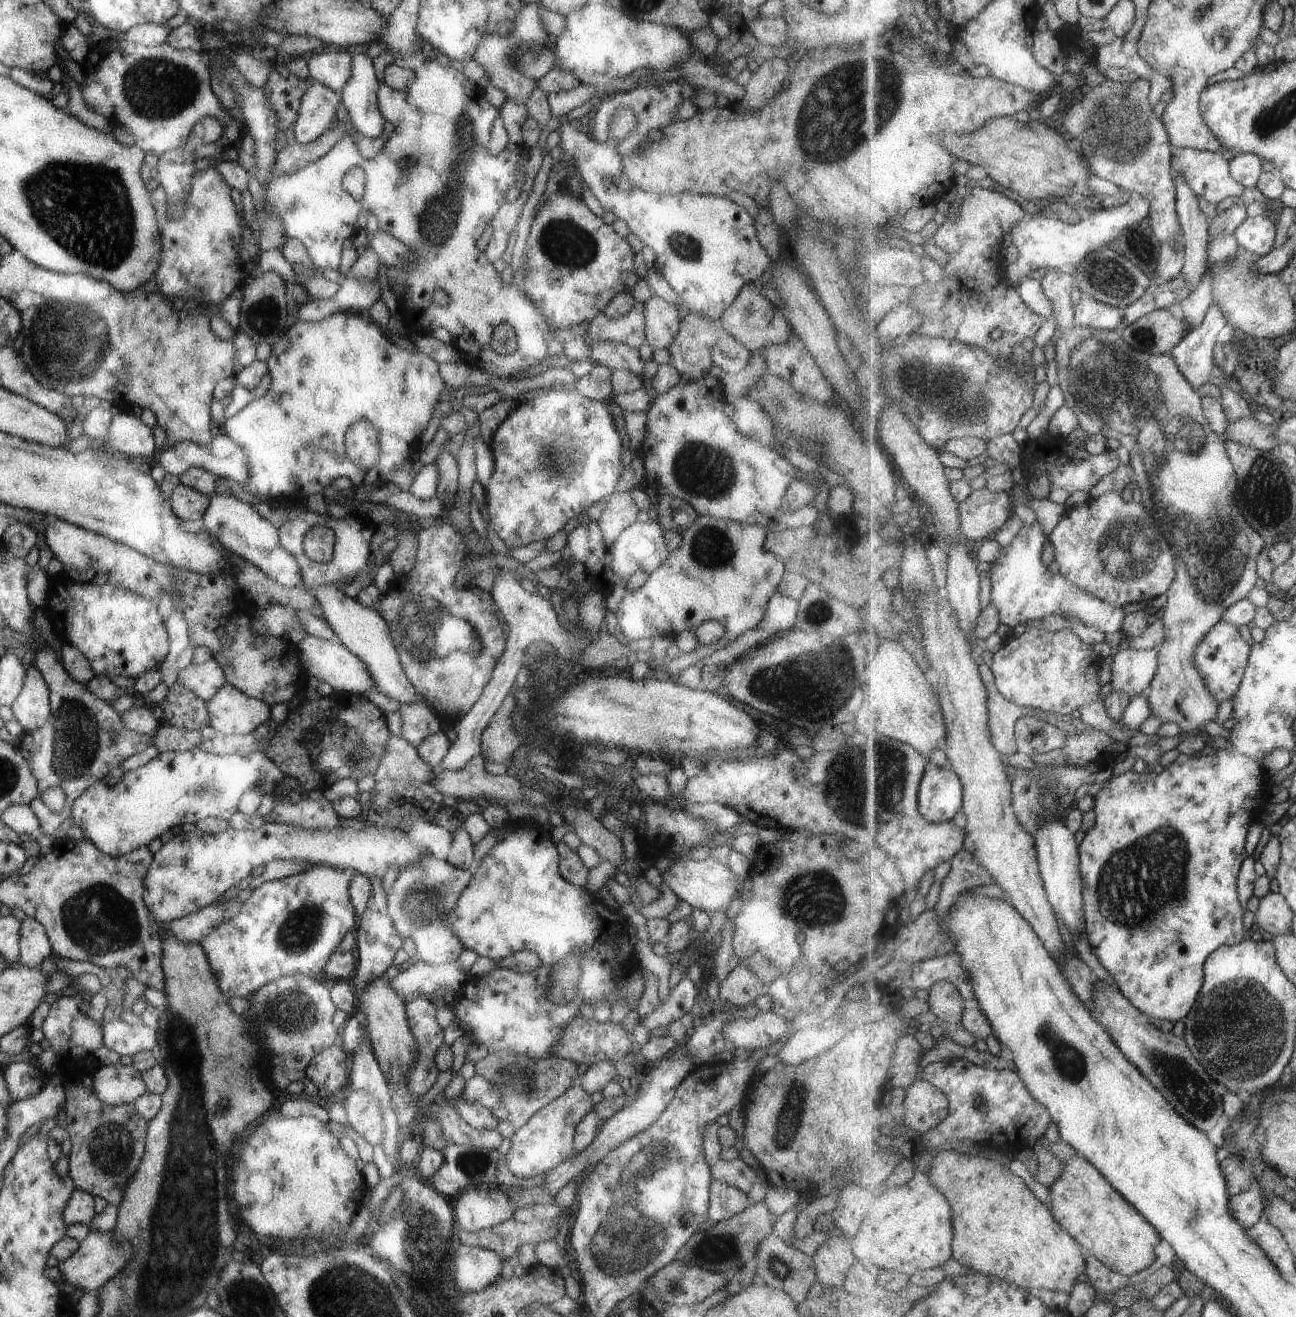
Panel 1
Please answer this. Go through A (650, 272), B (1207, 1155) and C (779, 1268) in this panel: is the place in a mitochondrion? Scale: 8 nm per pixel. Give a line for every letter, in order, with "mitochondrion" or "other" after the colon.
A: other
B: other
C: mitochondrion

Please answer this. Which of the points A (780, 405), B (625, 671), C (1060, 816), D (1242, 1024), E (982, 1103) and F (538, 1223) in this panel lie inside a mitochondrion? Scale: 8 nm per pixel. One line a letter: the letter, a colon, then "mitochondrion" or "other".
A: mitochondrion
B: other
C: other
D: mitochondrion
E: mitochondrion
F: other

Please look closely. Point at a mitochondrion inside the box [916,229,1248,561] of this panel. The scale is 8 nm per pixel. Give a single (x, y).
(1109, 392)

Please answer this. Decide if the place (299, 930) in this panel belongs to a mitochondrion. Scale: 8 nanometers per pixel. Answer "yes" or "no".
yes

